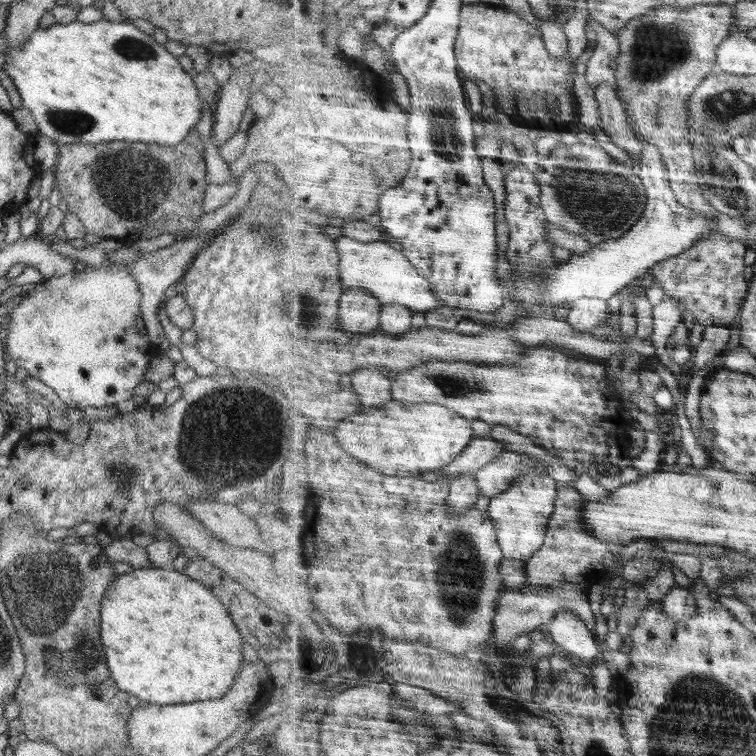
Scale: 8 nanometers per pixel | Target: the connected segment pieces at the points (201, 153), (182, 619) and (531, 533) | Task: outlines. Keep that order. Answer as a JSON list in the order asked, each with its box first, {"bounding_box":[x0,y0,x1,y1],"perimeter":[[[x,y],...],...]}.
[{"bounding_box":[54,127,208,243],"perimeter":[[[196,127],[180,145],[156,146],[154,152],[142,154],[138,142],[103,142],[98,144],[62,144],[58,146],[54,166],[56,188],[68,204],[69,212],[82,222],[86,232],[98,238],[113,238],[130,243],[147,243],[150,238],[164,233],[197,232],[196,226],[205,215],[202,200],[208,186],[206,180],[205,147]]]},{"bounding_box":[100,566,244,705],"perimeter":[[[171,566],[164,569],[134,569],[129,574],[117,576],[116,583],[111,589],[100,603],[100,638],[106,646],[106,665],[120,691],[138,696],[145,704],[150,705],[186,704],[196,700],[212,701],[225,696],[224,692],[229,692],[244,664],[244,656],[240,650],[244,640],[228,609],[208,588],[175,571]]]},{"bounding_box":[489,470,559,561],"perimeter":[[[534,470],[532,474],[522,476],[510,490],[491,499],[489,514],[492,515],[492,520],[495,520],[505,559],[527,561],[544,546],[552,515],[556,512],[559,485],[556,478],[552,478],[548,473]]]}]

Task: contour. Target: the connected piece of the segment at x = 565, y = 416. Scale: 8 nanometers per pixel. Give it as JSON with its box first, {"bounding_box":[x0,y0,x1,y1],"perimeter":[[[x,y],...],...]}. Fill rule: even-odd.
{"bounding_box":[394,346,635,476],"perimeter":[[[532,346],[525,360],[516,365],[484,365],[467,361],[434,361],[424,363],[394,375],[394,398],[404,404],[438,403],[470,420],[486,420],[493,425],[503,424],[516,433],[529,436],[536,444],[560,456],[578,476],[591,472],[592,466],[608,464],[610,444],[608,437],[619,439],[622,449],[628,450],[628,435],[635,419],[618,394],[616,386],[608,379],[608,366],[576,360],[558,350]]]}

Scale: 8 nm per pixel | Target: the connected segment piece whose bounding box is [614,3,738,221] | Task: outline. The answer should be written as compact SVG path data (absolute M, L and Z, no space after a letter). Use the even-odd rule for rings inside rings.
M700 4L692 8L668 6L656 8L648 15L630 20L626 28L617 32L621 52L618 56L618 70L616 70L614 84L627 106L631 125L635 129L640 129L640 135L644 136L645 140L662 150L664 162L668 168L670 186L678 202L684 204L685 208L711 217L714 221L721 218L722 213L712 205L707 193L703 193L700 186L696 153L687 138L690 133L688 103L699 89L700 84L703 84L706 78L714 75L718 70L720 45L736 32L736 25L738 25L736 21L738 21L736 5Z

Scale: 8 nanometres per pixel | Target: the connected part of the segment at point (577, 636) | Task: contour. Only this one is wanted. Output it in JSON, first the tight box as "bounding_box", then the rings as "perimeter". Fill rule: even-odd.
{"bounding_box":[549,611,601,662],"perimeter":[[[573,611],[560,612],[549,625],[554,641],[575,654],[585,662],[595,662],[600,659],[601,648],[597,636],[580,620]]]}

